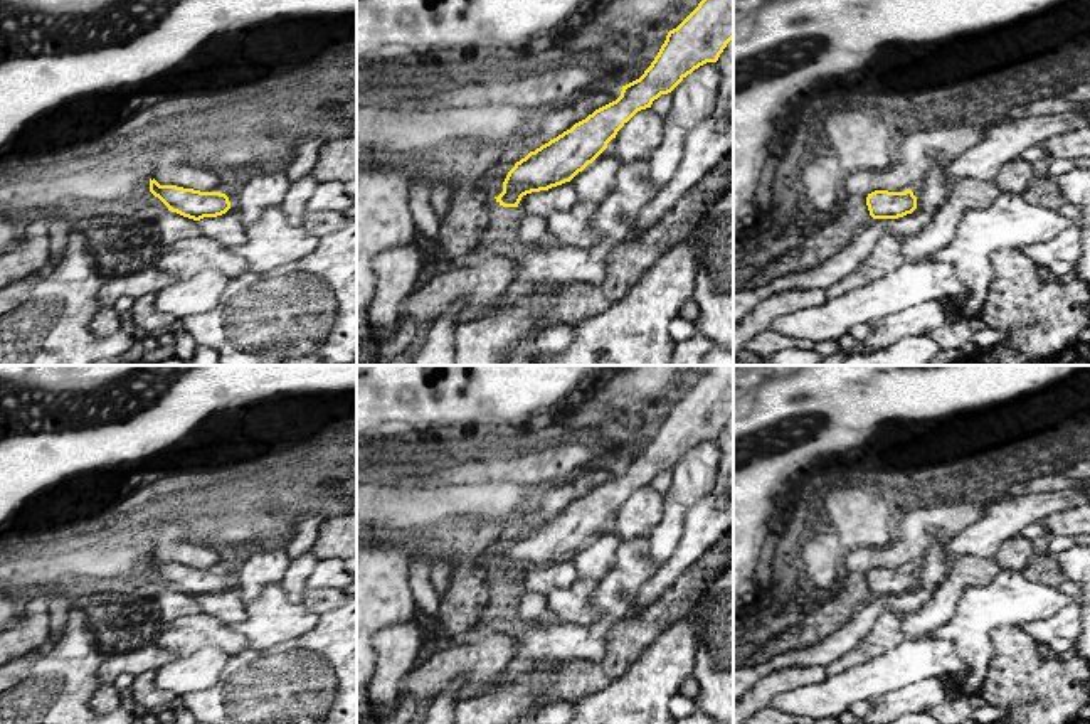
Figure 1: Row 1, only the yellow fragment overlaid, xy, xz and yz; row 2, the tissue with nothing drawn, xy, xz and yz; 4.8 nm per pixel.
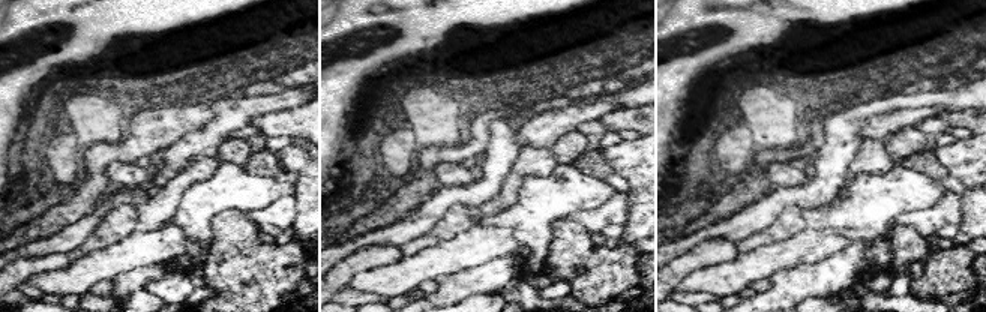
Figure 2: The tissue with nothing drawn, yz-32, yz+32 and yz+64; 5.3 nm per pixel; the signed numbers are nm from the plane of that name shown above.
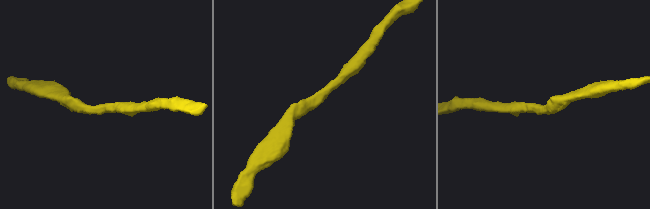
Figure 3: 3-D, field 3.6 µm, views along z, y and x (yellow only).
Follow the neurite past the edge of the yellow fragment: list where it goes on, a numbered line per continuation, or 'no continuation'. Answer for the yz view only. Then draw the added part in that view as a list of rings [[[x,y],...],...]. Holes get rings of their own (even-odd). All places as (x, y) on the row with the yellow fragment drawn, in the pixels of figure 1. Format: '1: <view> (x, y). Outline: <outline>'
no continuation

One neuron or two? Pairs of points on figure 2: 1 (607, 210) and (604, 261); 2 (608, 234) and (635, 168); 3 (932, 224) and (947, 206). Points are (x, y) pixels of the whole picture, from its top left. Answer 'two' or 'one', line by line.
1: two
2: two
3: one

